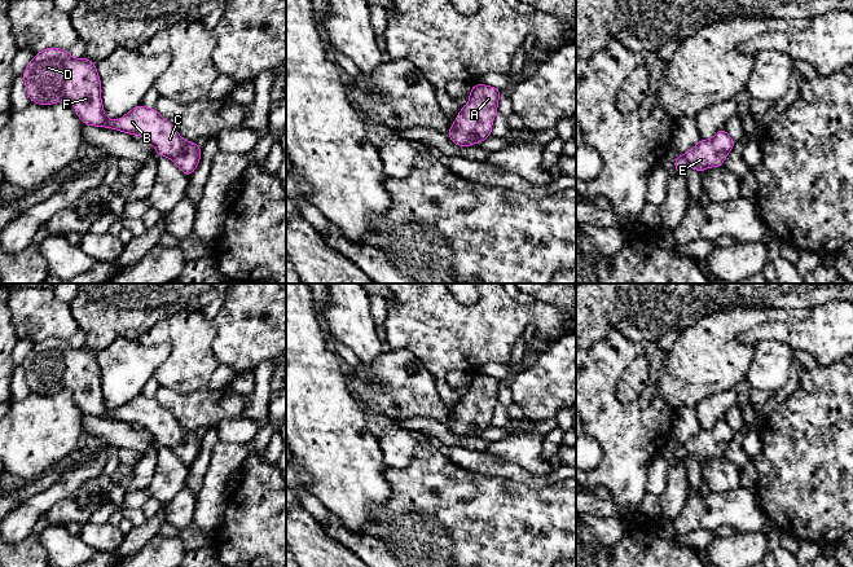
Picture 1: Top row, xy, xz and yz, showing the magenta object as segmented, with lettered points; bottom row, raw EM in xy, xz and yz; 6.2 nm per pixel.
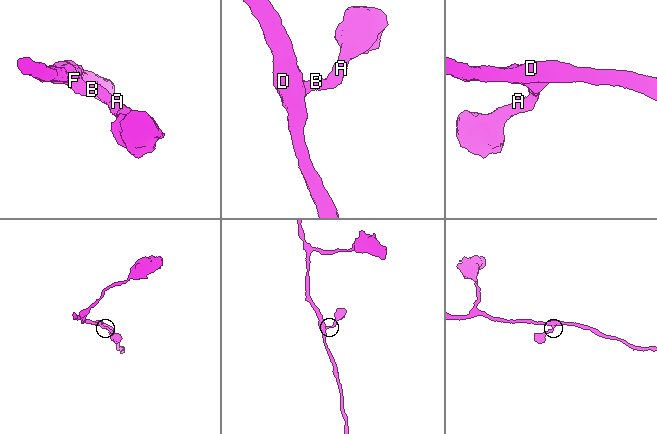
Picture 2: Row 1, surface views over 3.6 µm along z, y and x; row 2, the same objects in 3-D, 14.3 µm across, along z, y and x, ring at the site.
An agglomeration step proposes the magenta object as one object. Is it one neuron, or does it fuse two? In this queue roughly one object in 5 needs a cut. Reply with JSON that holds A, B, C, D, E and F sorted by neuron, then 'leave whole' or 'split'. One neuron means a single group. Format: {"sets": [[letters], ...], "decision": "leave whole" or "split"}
{"sets": [["A", "B", "C", "D", "E", "F"]], "decision": "leave whole"}

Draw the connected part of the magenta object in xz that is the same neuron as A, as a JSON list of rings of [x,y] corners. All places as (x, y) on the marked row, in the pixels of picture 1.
[[[475,84],[471,87],[470,102],[460,110],[447,132],[454,145],[472,146],[492,135],[500,94],[501,91],[492,85]]]

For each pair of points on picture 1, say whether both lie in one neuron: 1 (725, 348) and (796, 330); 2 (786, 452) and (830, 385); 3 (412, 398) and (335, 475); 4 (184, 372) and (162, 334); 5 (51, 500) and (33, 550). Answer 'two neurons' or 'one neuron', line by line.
1: two neurons
2: one neuron
3: two neurons
4: one neuron
5: two neurons

